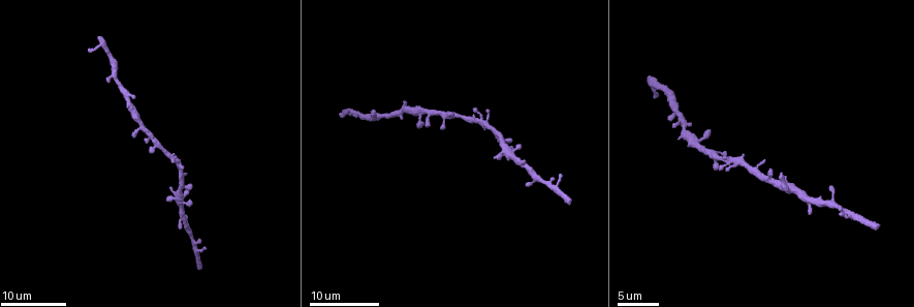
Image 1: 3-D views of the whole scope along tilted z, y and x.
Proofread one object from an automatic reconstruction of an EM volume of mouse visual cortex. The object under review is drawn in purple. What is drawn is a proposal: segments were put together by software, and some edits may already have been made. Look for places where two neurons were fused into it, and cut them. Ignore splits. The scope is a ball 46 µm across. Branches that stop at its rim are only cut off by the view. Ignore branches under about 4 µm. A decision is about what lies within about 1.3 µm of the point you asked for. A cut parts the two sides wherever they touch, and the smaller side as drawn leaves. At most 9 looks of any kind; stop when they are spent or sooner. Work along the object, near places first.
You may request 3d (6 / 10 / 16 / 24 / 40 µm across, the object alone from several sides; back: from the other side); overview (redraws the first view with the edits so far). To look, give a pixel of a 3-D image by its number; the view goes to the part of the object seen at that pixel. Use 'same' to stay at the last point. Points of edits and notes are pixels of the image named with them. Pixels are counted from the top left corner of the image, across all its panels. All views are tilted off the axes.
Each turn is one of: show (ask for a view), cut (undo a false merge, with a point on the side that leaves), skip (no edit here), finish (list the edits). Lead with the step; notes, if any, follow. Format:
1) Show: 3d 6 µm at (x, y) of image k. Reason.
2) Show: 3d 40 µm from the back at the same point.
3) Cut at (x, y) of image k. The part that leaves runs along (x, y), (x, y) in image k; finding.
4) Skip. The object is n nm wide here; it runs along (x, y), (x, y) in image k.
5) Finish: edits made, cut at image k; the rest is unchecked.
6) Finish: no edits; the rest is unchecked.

Show: 3d 24 µm at (378, 118) of image 1. Calibre changes.

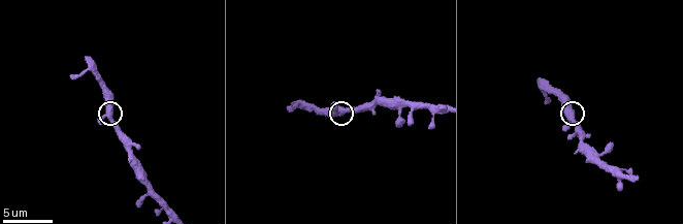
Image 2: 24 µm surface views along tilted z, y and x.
Show: 3d 6 µm at (570, 116) of image 2. Zoom in.

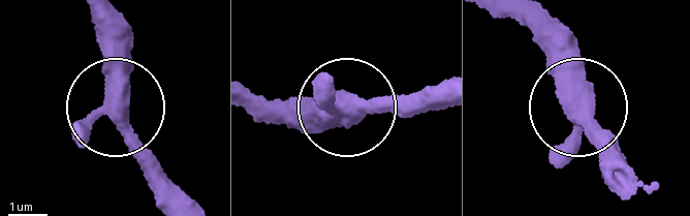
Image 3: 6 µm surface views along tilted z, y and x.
Skip. 3 arms meet here; it runs along (435, 99), (342, 109), (320, 130), (302, 129) in image 3; all the same neuron.

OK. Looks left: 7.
Show: 3d 6 µm at (580, 141) of image 2. Four arms meet.

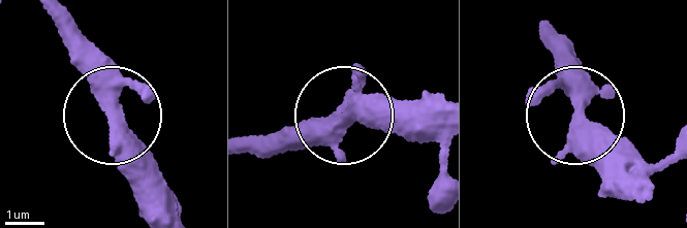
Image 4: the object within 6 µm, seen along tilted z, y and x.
Skip. 4 arms meet here; one neuron here.

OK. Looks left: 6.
Show: 3d 10 µm at (634, 178) of image 2.

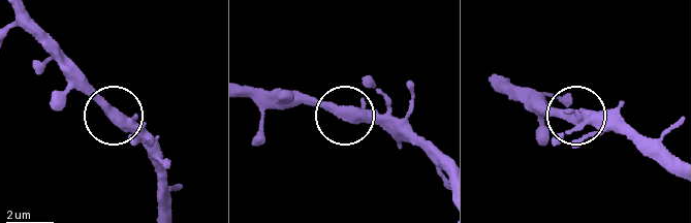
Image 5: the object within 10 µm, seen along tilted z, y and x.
Skip. The object is 450 nm wide here; one neuron here.

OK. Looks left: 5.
Show: 3d 6 µm at (95, 72) of image 2. Two arms in line, one across.

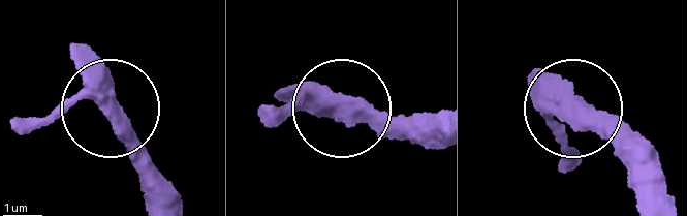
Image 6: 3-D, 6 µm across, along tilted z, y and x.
Skip. 3 arms meet here; continuous, no second neuron.

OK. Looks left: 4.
Finish: no edits; the rest is unchecked.

